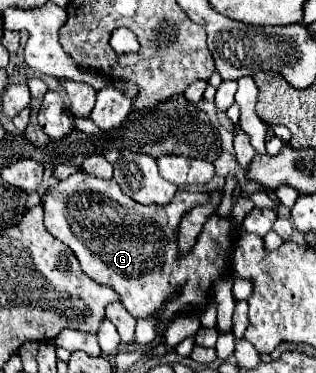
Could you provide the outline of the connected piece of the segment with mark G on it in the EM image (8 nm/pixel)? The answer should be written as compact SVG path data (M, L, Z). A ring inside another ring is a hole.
M79 171L53 185L41 197L41 205L45 211L47 231L77 255L83 271L93 281L115 289L121 295L121 303L135 319L143 319L157 311L179 287L177 295L167 303L167 309L161 315L157 335L161 337L167 319L175 313L201 311L211 299L213 279L231 273L231 223L241 223L243 217L255 207L253 201L239 197L229 219L211 215L195 247L187 255L181 255L177 249L177 227L181 217L191 207L201 205L207 199L209 193L179 191L167 205L141 205L121 193L115 179L105 181Z

